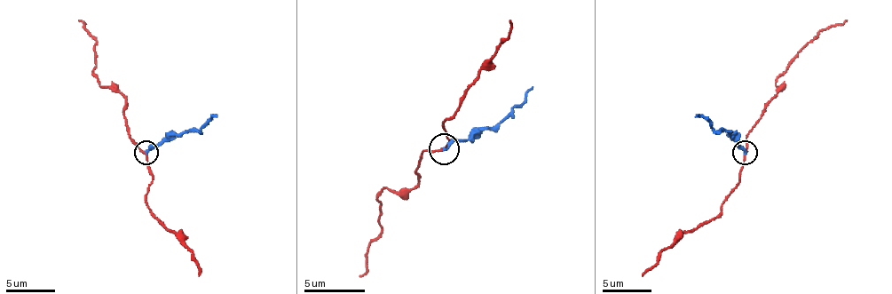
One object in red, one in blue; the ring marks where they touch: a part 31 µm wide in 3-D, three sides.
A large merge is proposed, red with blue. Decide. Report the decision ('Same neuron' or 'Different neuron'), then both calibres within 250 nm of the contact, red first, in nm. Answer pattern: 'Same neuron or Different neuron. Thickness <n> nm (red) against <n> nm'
Different neuron. Thickness 170 nm (red) against 280 nm

